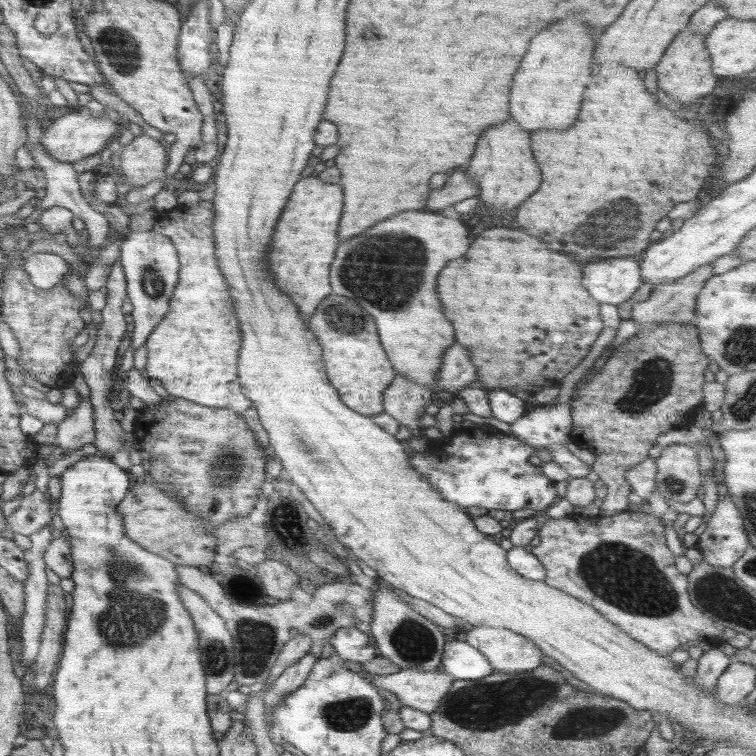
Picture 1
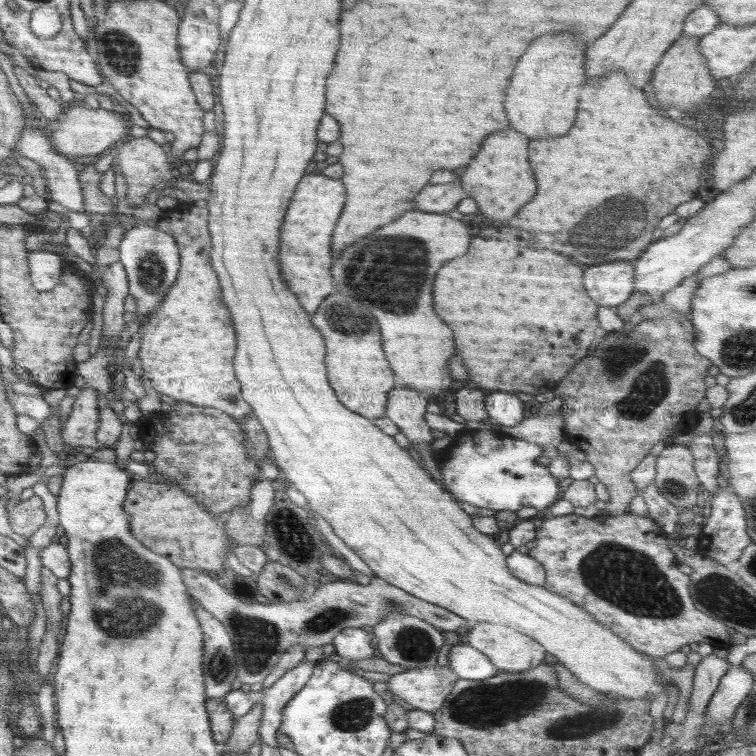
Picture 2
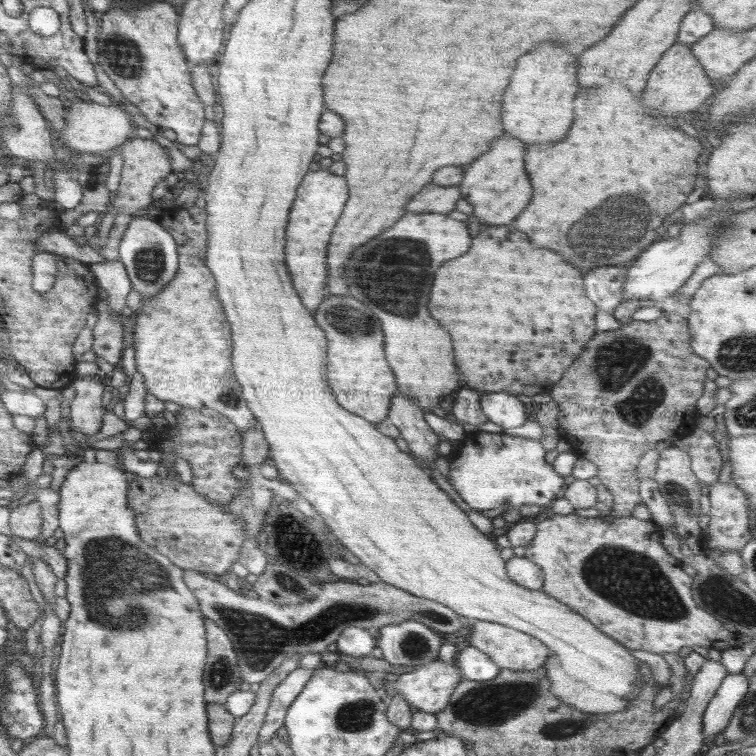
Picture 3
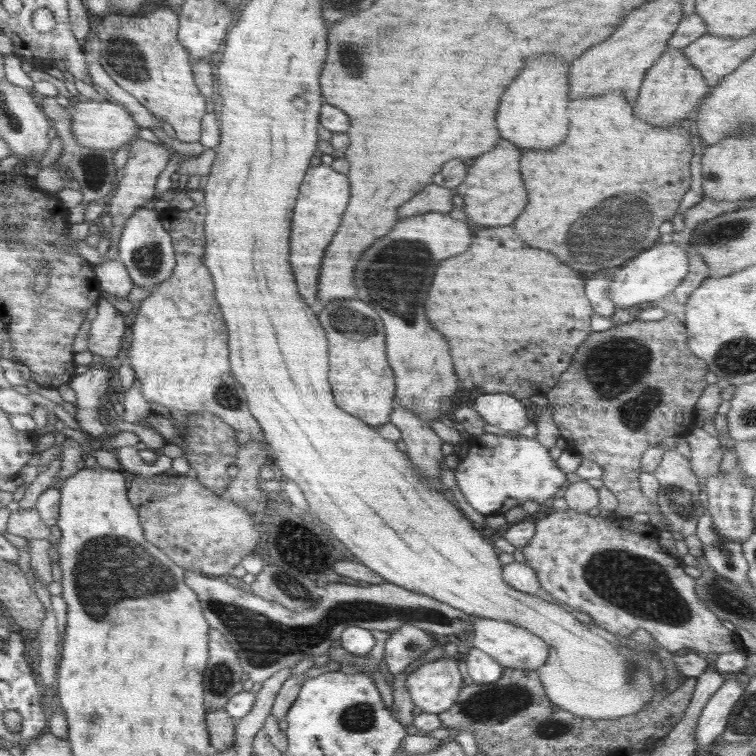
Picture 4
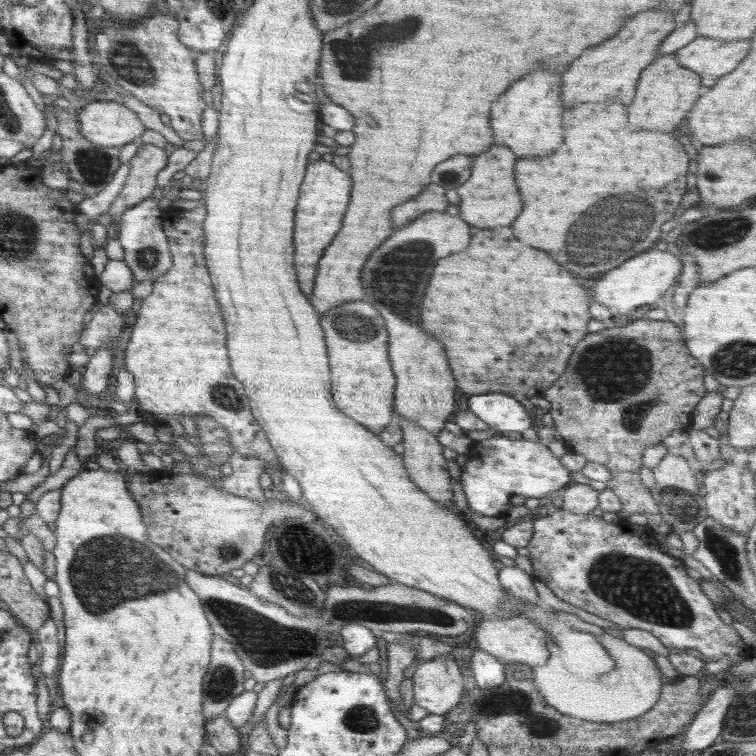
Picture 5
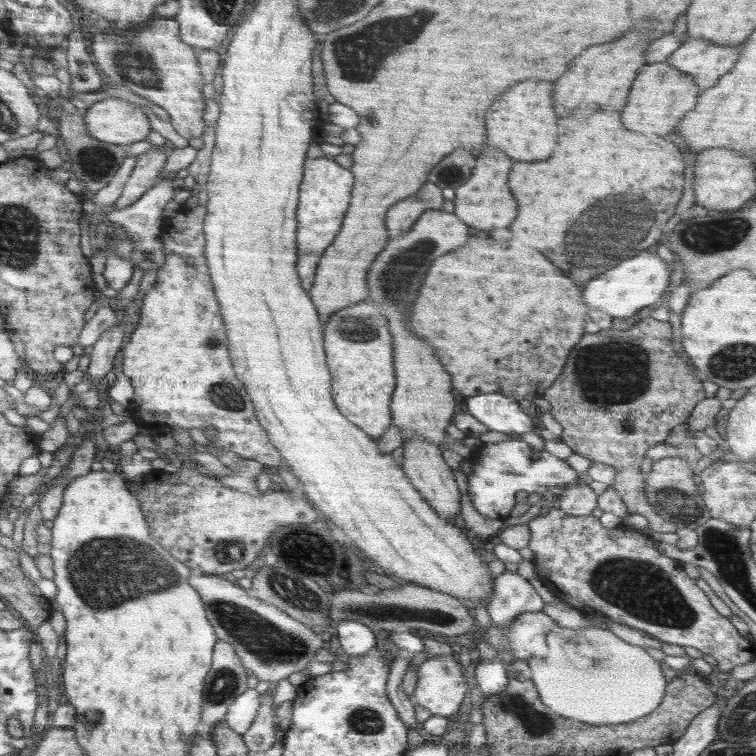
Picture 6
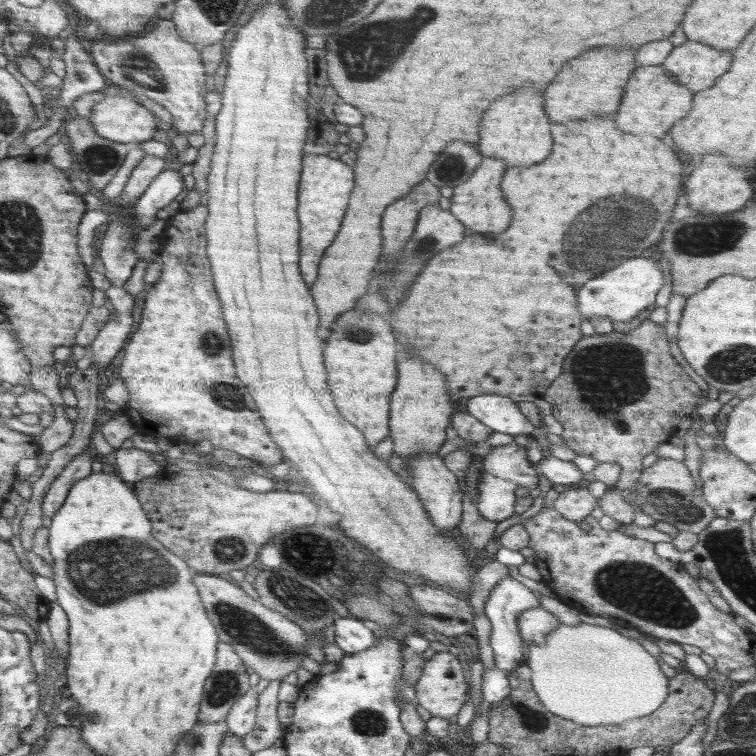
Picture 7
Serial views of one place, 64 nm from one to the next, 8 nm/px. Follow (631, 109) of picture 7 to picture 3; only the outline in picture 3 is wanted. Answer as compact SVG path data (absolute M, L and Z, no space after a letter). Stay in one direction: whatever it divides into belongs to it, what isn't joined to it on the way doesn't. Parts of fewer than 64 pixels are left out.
M674 43L660 57L660 62L658 62L656 68L652 70L650 80L648 80L648 84L646 84L646 90L644 90L644 94L642 94L642 104L646 104L648 112L652 112L652 116L656 116L656 118L658 118L658 114L660 114L660 116L676 116L676 114L680 114L680 112L696 110L700 104L707 104L704 100L706 100L708 96L711 98L716 88L717 86L712 86L712 81L704 74L704 67L691 51L691 45Z

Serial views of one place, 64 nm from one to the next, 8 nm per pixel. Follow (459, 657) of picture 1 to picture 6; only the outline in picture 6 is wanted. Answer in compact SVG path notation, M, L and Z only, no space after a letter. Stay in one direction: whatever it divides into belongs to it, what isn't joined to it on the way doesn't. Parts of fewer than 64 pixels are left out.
M480 657L476 663L477 688L485 696L498 696L498 693L506 689L508 674L499 657L494 657L494 660L484 660L484 657Z

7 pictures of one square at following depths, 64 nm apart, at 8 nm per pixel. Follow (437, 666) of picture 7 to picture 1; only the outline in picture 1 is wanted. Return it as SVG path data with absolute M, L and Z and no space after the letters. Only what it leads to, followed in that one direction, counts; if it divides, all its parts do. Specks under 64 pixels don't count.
M344 661L344 664L348 670L352 670L352 672L356 672L364 679L370 680L370 685L372 685L372 687L374 687L376 690L384 689L387 692L393 692L405 707L424 712L428 715L430 715L432 712L434 712L434 710L436 710L436 708L438 708L438 706L440 706L440 702L442 702L444 696L446 696L446 693L448 692L448 689L450 689L453 684L450 675L448 675L448 673L442 669L438 669L436 671L396 669L393 673L378 674L377 672L373 672L368 667L364 667L366 670L362 670L361 666L363 666L363 664L361 663Z

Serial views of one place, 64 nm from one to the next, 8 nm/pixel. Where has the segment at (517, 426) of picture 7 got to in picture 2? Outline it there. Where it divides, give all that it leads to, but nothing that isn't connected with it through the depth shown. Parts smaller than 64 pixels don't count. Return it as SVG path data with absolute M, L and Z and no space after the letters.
M508 391L488 392L485 397L489 418L494 418L501 425L512 426L524 420L525 405L515 393Z

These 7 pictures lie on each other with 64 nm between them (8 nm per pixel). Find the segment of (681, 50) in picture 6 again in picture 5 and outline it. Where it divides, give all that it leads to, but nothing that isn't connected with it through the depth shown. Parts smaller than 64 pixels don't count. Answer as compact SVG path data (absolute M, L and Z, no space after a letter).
M696 37L675 52L677 61L696 72L704 87L712 87L721 76L732 72L750 50L750 40L725 41Z

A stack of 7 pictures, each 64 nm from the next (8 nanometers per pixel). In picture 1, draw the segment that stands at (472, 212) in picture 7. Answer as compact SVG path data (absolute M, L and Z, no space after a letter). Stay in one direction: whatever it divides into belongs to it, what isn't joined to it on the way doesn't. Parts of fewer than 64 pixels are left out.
M514 120L486 128L480 134L478 148L468 166L468 178L476 180L477 198L494 214L504 214L516 208L536 192L542 180L538 162L534 160L530 150L530 134L524 132Z

